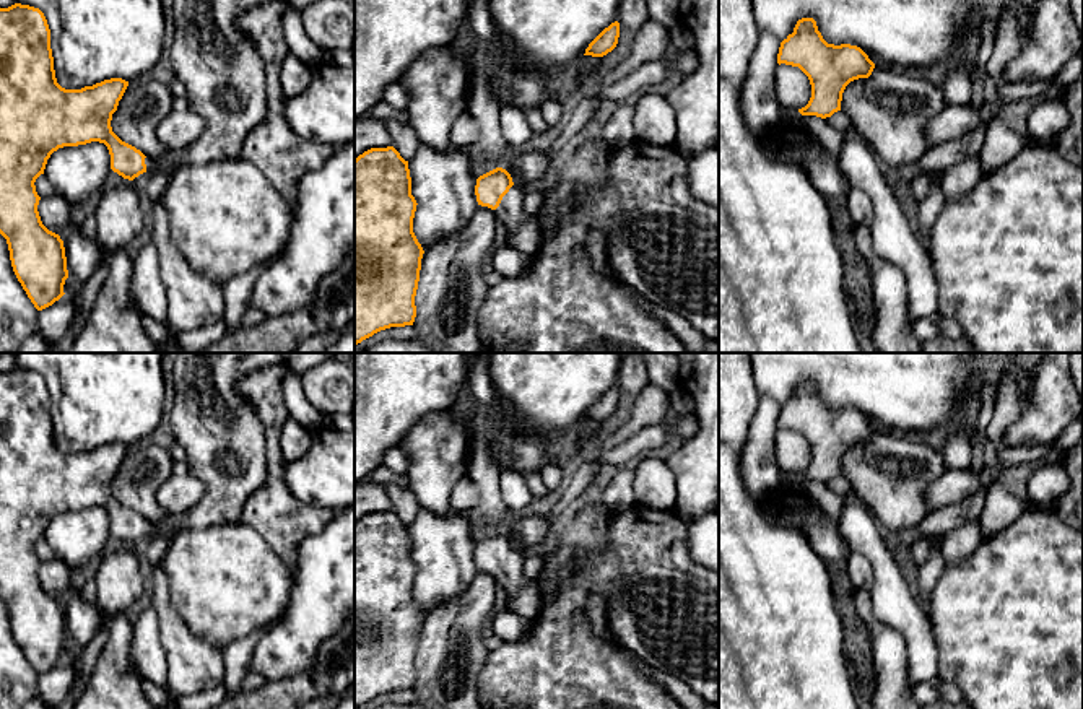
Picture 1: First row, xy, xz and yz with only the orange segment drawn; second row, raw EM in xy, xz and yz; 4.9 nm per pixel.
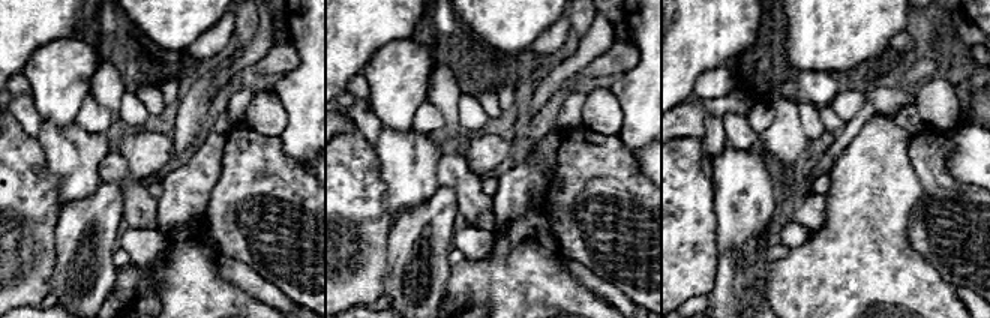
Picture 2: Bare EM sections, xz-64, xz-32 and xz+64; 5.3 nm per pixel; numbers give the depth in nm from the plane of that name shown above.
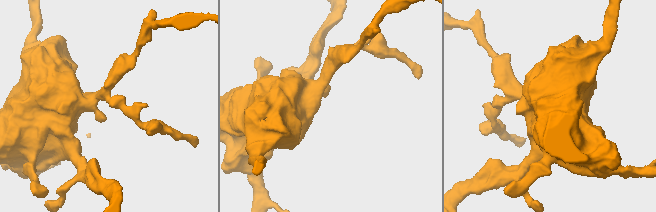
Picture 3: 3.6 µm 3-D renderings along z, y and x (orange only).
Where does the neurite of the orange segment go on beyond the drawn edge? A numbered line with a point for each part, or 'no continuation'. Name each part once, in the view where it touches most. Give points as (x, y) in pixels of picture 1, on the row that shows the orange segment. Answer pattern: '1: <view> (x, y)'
1: xz (509, 213)

